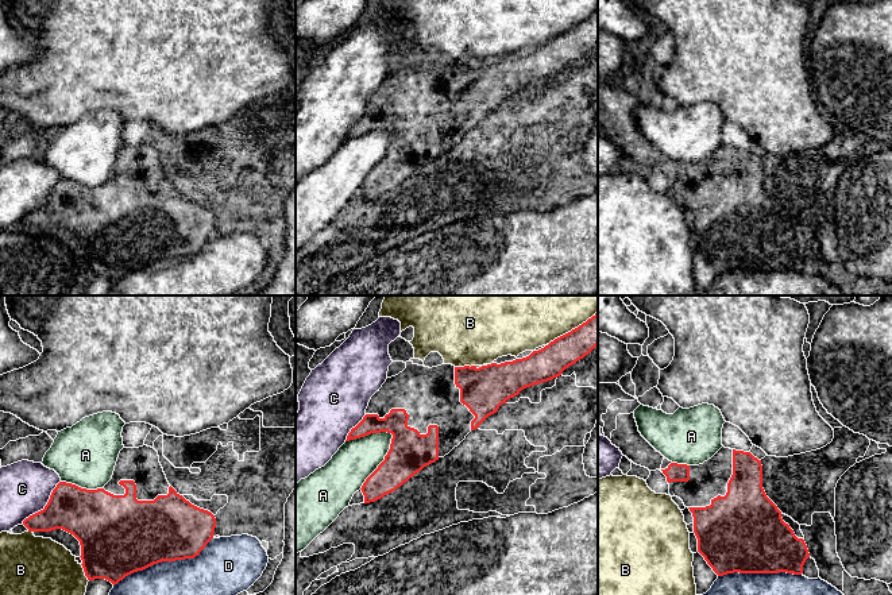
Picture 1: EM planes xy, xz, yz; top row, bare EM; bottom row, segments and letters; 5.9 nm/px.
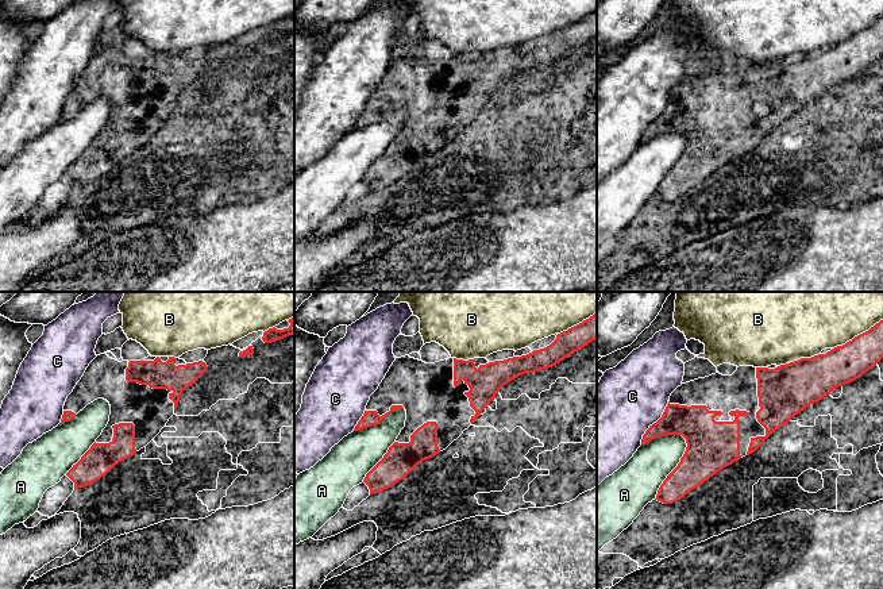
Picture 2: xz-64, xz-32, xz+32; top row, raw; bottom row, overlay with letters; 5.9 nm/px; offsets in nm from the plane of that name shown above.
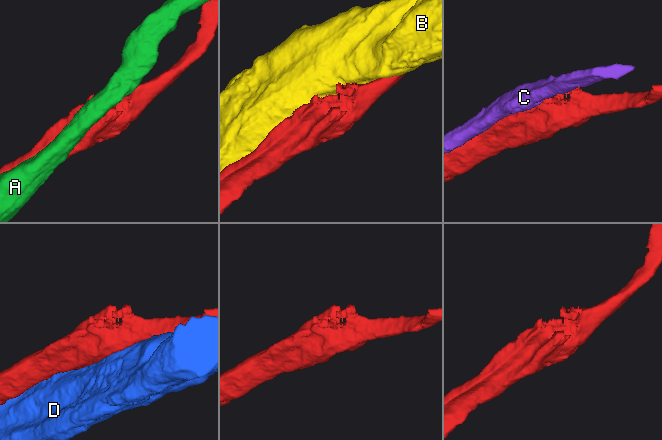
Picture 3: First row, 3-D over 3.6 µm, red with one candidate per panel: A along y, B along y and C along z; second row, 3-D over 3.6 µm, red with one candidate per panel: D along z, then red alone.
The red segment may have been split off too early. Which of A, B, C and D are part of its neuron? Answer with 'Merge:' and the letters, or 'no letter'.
Merge: no letter

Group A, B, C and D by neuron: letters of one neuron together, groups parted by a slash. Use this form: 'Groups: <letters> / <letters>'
Groups: A / B / C / D

